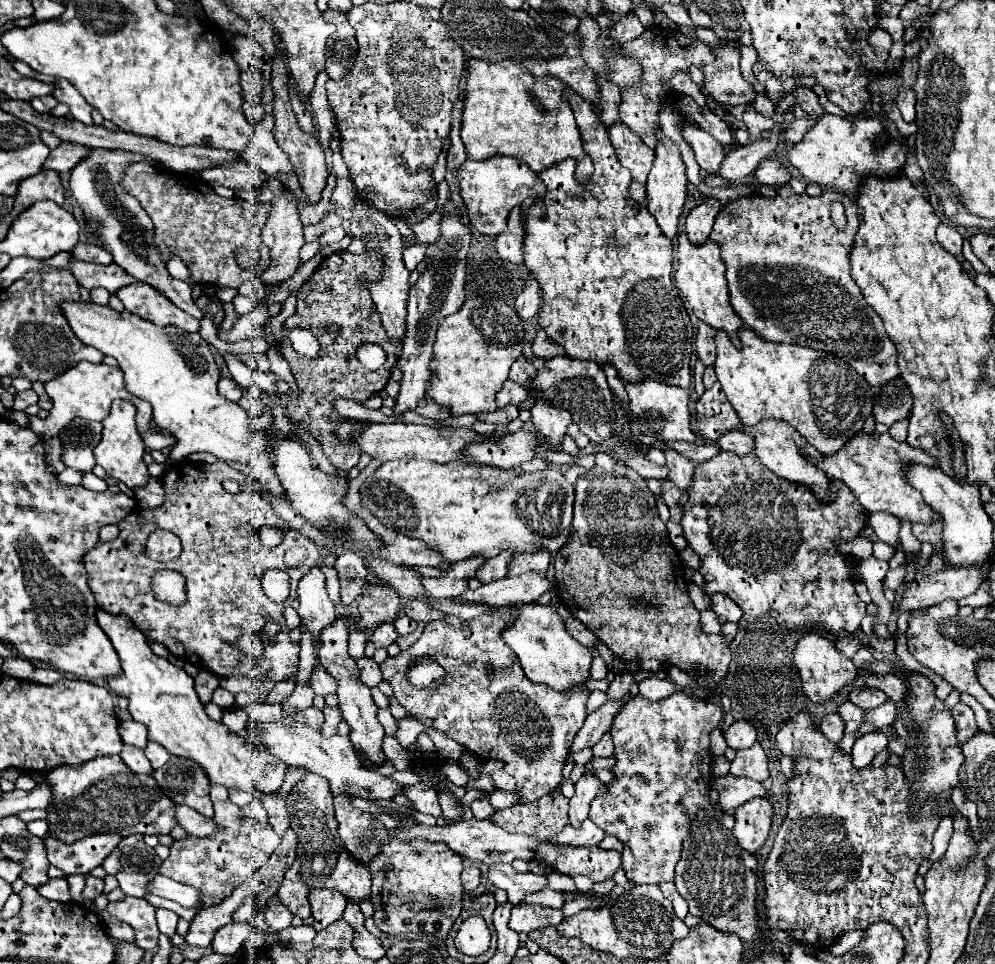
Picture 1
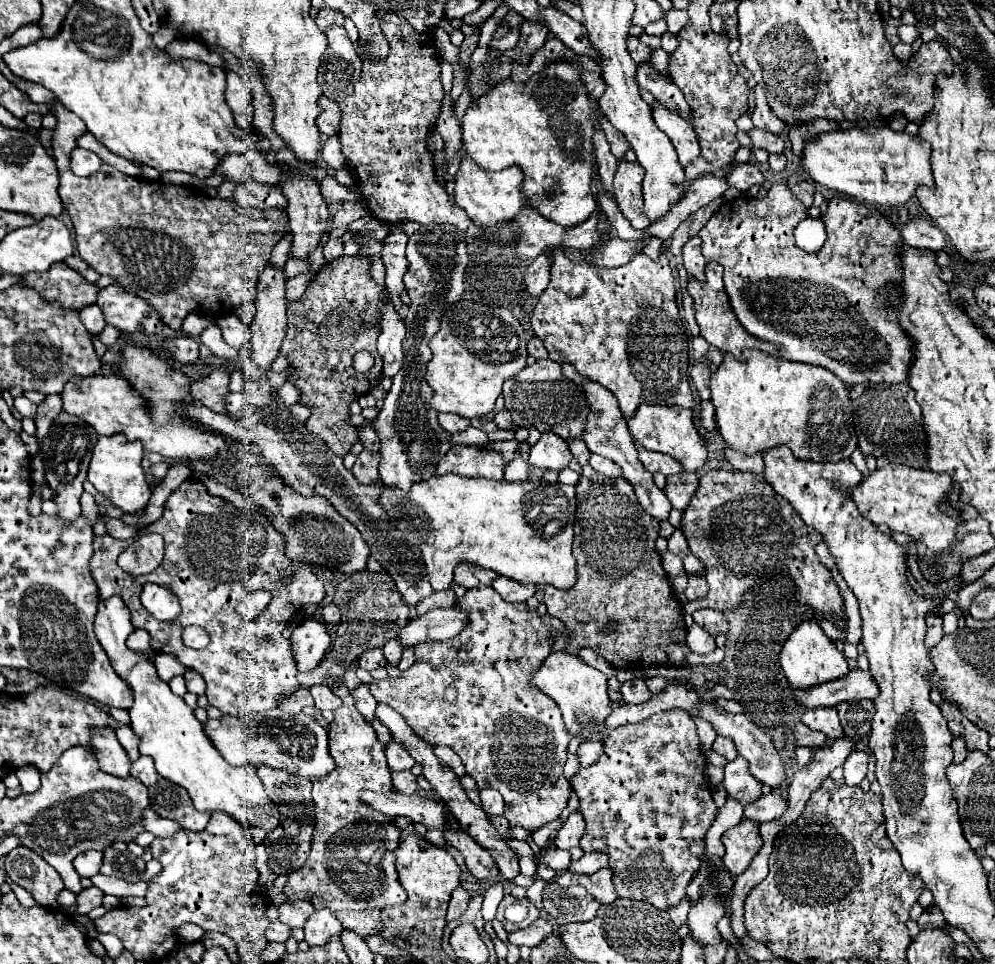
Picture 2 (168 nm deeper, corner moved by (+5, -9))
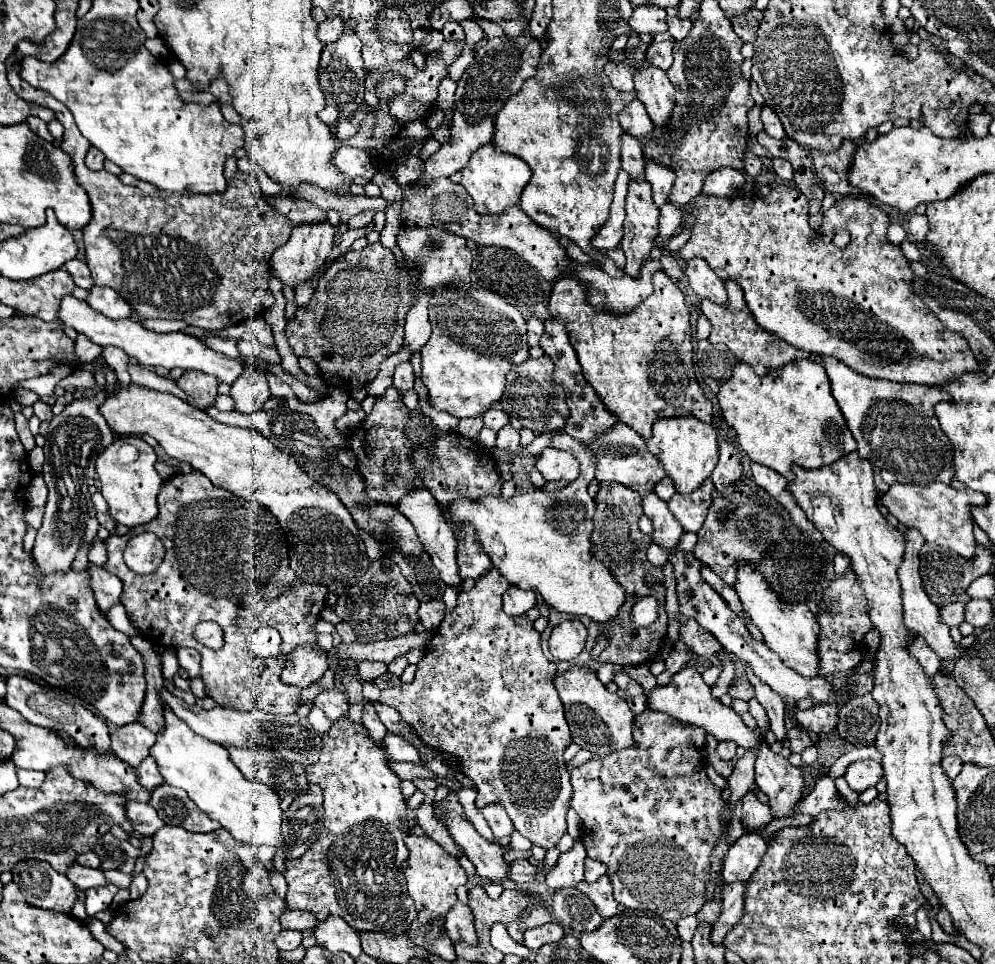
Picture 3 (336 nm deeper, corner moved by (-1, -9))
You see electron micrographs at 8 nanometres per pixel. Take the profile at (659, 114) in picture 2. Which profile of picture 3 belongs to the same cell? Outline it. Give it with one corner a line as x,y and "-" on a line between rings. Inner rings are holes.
642,63
636,67
634,83
636,83
638,99
646,105
652,123
658,127
668,125
676,107
676,99
674,99
676,89
666,77
666,71
650,63

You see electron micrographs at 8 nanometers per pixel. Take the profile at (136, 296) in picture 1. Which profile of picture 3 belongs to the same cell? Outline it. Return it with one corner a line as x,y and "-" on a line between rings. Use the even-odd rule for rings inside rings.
92,287
88,295
88,305
98,313
104,313
108,319
128,319
132,315
132,307
110,287

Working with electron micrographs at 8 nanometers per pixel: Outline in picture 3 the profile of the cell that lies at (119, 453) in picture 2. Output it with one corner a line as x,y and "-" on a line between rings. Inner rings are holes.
120,437
114,441
108,449
102,451
102,455
96,459
96,473
100,479
100,493
104,495
110,515
120,525
142,525
156,517
156,495
162,489
162,479
154,469
156,453
154,449
140,437
-
128,441
128,444
123,444
-
132,443
132,444
129,444
-
121,446
120,455
116,455

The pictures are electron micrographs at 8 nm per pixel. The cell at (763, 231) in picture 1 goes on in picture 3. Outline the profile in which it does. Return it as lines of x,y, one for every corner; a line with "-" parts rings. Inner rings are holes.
780,183
778,187
772,189
772,193
768,197
760,197
760,195
742,195
742,197
698,197
698,201
694,201
694,207
690,211
690,215
696,215
694,227
692,227
692,237
690,241
676,253
676,257
688,261
690,257
704,257
708,261
708,265
712,267
712,271
722,279
734,279
742,291
744,291
744,299
746,305
750,307
756,323
776,335
778,339
794,345
796,349
808,351
808,353
816,353
816,355
826,355
826,357
834,357
838,361
842,361
844,365
848,365
850,369
854,369
860,375
872,377
872,379
888,379
888,381
898,381
898,383
926,383
926,385
940,385
940,381
950,381
954,377
960,377
964,371
978,371
978,361
972,355
966,339
960,333
952,333
950,329
946,329
938,317
934,317
934,313
930,313
930,309
926,309
926,305
922,303
922,299
914,293
912,289
912,277
914,271
910,267
910,261
904,257
902,247
894,245
886,239
886,231
890,227
890,215
886,211
882,211
880,207
876,207
874,203
870,203
866,197
844,197
840,201
834,203
832,209
826,211
826,219
820,227
820,231
824,233
820,243
810,243
810,233
812,227
808,225
808,199
790,183
-
838,229
848,229
850,233
850,243
846,247
836,247
832,243
832,237

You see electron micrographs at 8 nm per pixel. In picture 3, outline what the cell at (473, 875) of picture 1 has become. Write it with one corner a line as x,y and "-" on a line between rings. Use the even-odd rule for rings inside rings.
456,903
448,915
446,915
446,933
448,937
456,943
460,939
464,941
470,941
472,937
476,937
476,931
474,931
474,917
472,917
472,909
464,903

